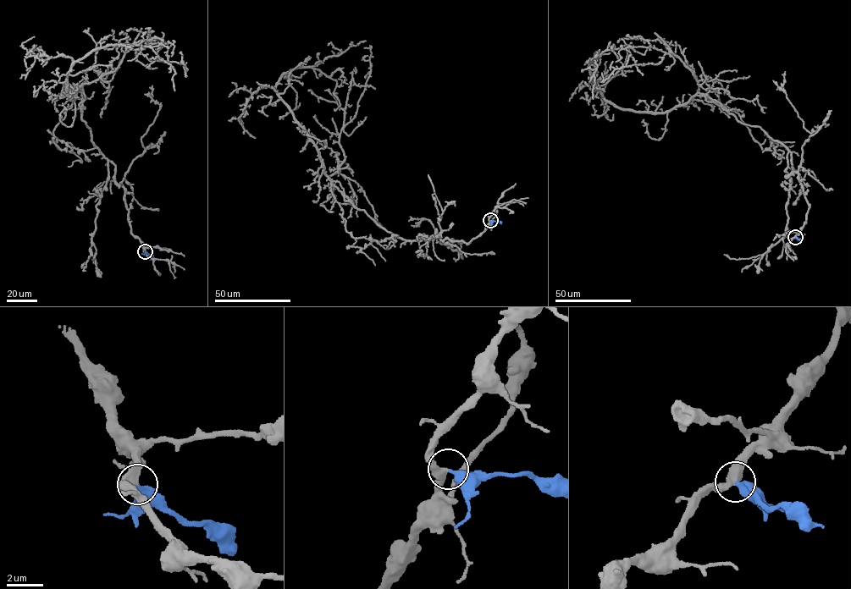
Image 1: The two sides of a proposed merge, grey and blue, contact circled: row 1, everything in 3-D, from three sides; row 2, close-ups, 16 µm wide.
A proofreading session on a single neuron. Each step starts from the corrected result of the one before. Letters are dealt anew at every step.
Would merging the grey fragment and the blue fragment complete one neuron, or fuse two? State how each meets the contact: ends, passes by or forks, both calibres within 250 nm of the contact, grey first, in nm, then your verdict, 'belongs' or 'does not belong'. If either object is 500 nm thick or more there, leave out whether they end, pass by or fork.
grey passes by; blue ends; calibres 440 and 400 nm; belongs

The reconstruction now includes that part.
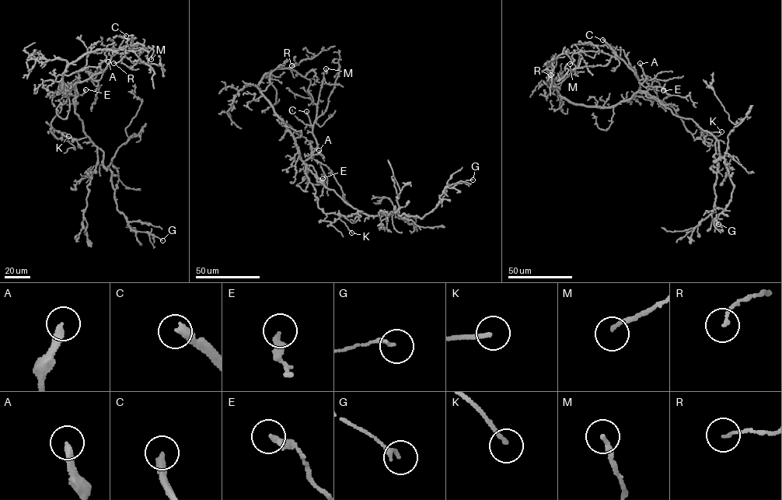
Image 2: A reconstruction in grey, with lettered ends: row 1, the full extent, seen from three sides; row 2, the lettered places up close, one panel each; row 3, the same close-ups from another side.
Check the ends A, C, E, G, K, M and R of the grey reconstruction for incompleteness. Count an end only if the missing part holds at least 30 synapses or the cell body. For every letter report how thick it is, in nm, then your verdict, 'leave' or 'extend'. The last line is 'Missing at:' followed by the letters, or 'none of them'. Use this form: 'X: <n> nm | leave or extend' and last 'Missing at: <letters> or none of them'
A: 280 nm | leave
C: 320 nm | extend
E: 280 nm | leave
G: 160 nm | leave
K: 170 nm | extend
M: 170 nm | leave
R: 130 nm | leave
Missing at: C, K

